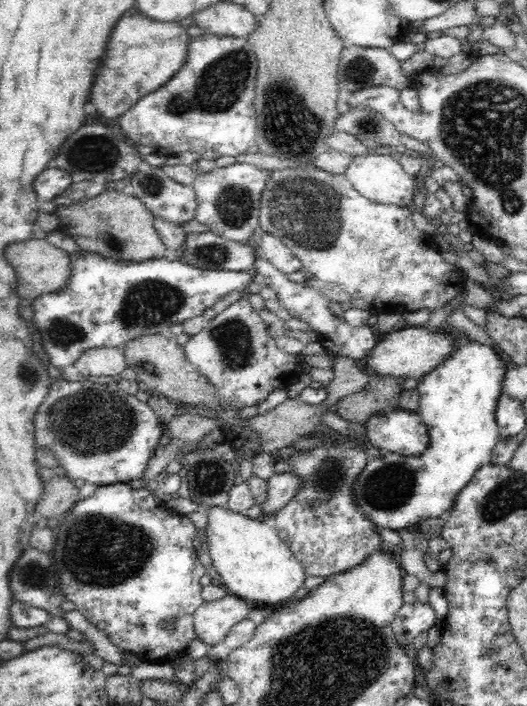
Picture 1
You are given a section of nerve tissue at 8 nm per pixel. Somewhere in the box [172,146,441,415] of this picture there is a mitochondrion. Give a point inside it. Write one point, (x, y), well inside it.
(310, 213)

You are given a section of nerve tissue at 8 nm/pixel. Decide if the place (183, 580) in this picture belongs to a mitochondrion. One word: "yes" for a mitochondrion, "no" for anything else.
no

